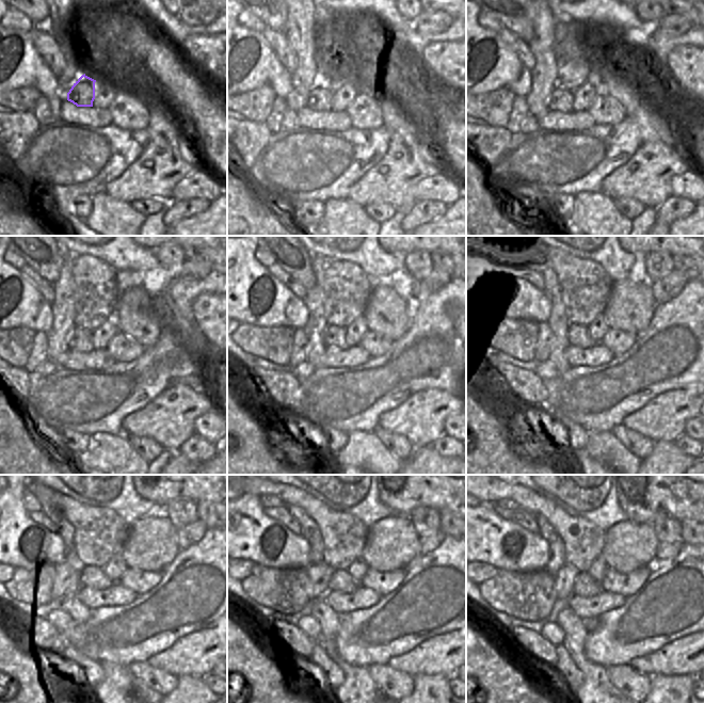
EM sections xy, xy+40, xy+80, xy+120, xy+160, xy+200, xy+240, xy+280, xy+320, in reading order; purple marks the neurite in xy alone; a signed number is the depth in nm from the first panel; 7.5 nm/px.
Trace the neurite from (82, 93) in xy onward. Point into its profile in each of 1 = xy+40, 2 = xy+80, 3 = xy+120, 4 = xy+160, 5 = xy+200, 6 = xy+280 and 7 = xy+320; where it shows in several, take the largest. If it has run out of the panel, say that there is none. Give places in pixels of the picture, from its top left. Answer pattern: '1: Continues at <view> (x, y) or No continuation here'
1: Continues at xy+40 (320, 97)
2: Continues at xy+80 (561, 100)
3: Continues at xy+120 (82, 340)
4: Continues at xy+160 (334, 335)
5: Continues at xy+200 (576, 335)
6: Continues at xy+280 (341, 581)
7: Continues at xy+320 (585, 586)

